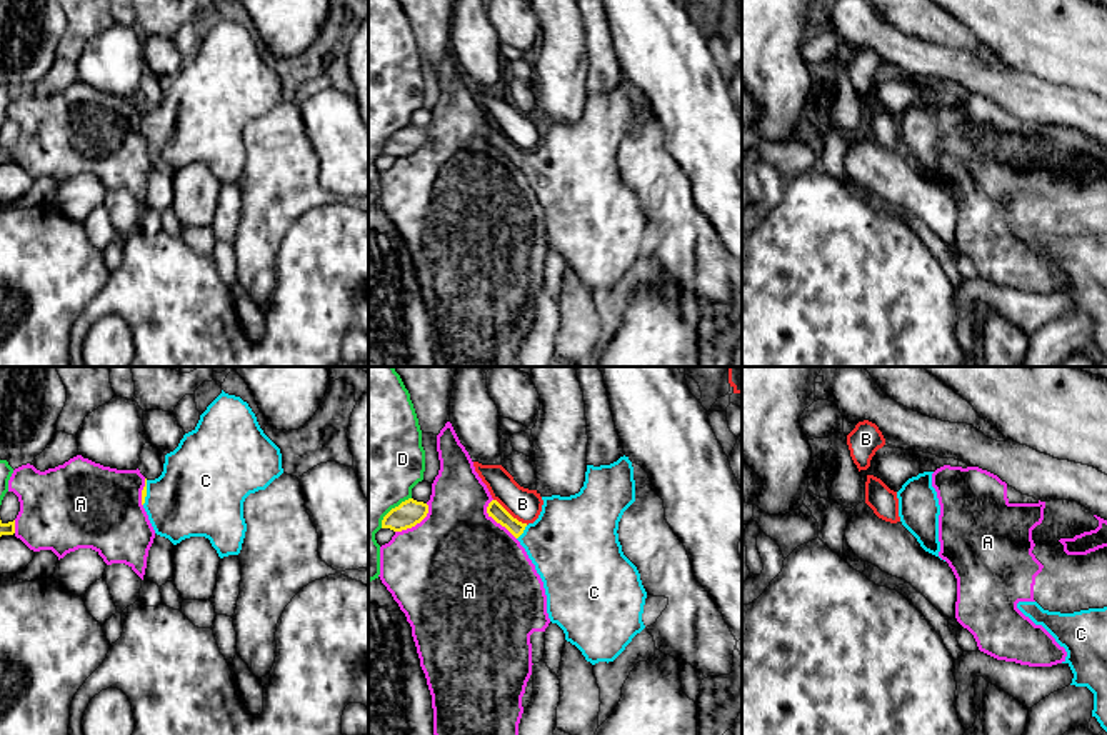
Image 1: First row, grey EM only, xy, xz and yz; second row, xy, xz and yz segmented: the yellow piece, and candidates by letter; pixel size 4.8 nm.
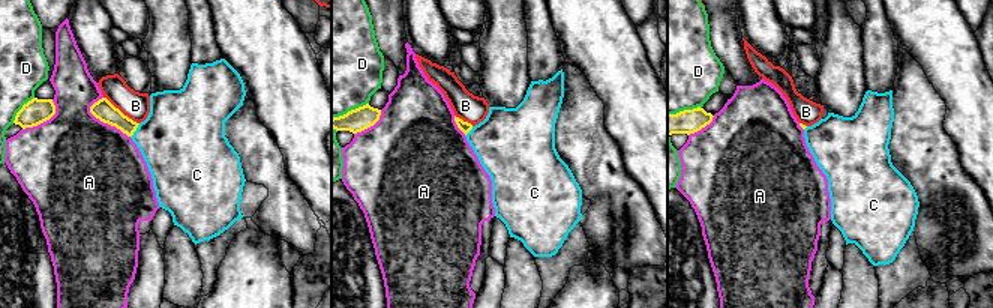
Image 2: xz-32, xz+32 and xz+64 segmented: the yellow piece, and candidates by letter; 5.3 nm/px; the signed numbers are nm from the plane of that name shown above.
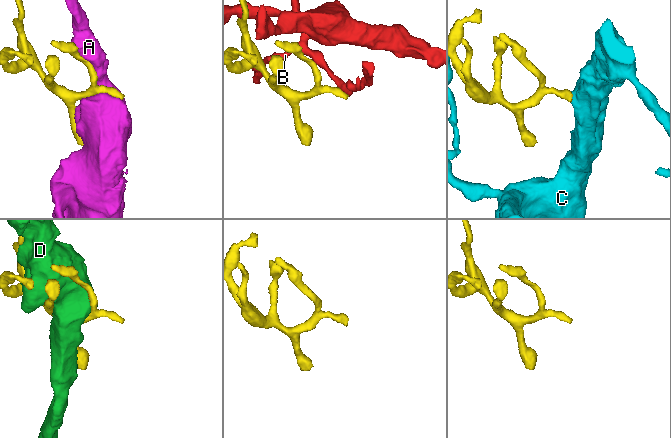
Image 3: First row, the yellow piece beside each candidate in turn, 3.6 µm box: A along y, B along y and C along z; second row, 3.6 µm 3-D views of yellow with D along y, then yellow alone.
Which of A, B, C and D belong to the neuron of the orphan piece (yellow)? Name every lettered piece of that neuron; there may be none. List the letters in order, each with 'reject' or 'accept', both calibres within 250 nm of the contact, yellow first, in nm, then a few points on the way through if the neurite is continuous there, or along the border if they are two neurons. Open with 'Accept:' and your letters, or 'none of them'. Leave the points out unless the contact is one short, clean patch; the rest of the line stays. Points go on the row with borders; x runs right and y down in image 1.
Accept: C
A: reject; 80 nm thick on the yellow side, 500 nm on the other
B: reject; 80 nm thick on the yellow side, 160 nm on the other
C: accept; 80 nm thick on the yellow side, 420 nm on the other; runs through xz (495, 510), (522, 532), (549, 542), (572, 544)
D: reject; 130 nm thick on the yellow side, 480 nm on the other

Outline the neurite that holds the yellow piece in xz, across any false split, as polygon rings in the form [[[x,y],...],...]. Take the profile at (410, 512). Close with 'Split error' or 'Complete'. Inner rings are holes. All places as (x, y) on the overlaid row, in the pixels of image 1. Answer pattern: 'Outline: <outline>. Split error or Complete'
Outline: [[[408,498],[398,507],[392,508],[382,520],[382,528],[390,528],[393,532],[402,532],[420,523],[428,513],[428,505]]]. Complete

